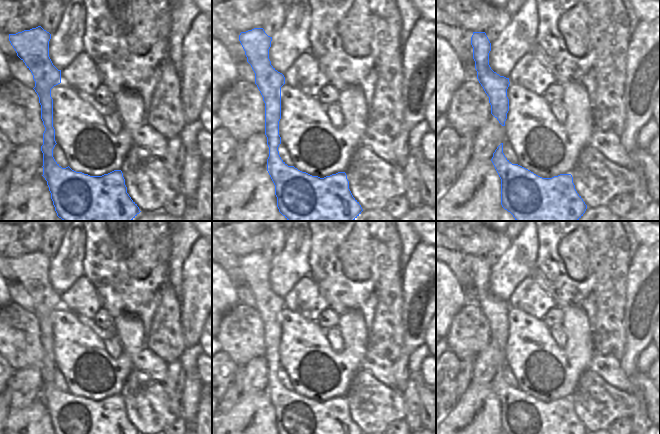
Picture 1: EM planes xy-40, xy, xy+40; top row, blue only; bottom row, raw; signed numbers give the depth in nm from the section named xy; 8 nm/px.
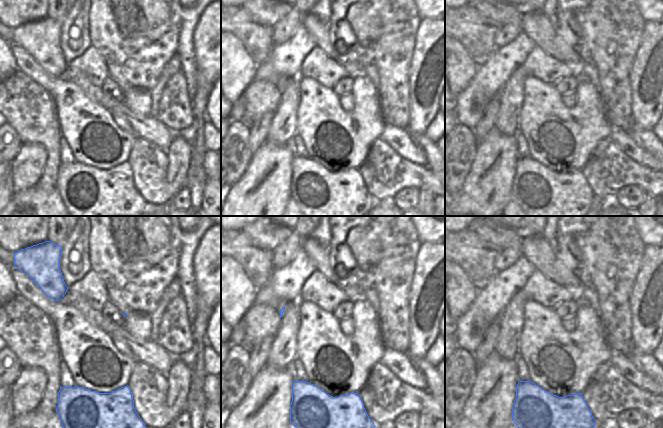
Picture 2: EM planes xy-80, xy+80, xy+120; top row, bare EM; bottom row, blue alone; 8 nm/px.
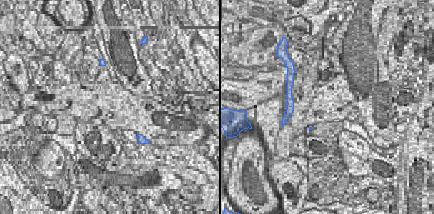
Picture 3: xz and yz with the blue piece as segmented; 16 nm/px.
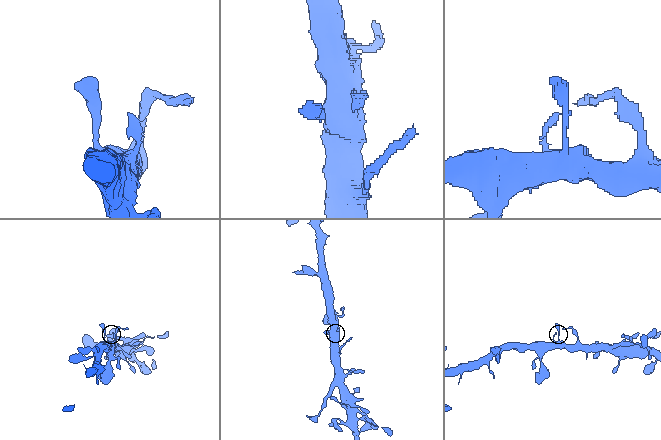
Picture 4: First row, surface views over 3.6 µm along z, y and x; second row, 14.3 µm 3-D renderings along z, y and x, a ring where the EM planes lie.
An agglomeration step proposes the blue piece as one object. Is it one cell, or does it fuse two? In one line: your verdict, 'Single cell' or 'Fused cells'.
Single cell

